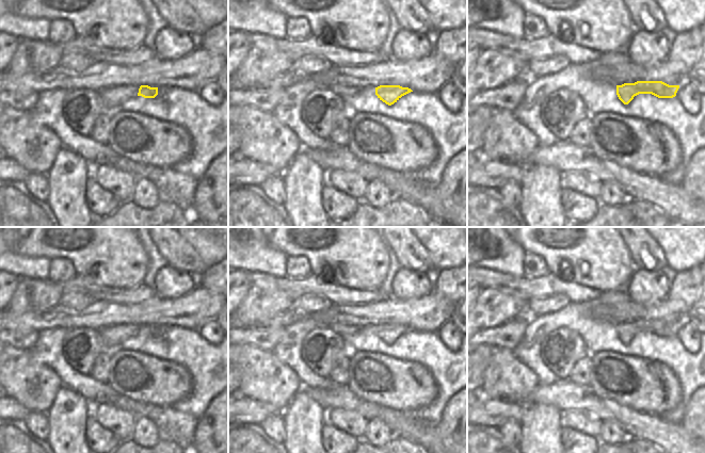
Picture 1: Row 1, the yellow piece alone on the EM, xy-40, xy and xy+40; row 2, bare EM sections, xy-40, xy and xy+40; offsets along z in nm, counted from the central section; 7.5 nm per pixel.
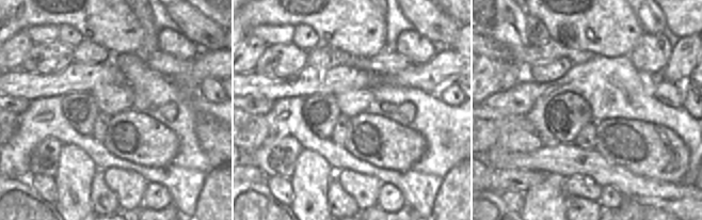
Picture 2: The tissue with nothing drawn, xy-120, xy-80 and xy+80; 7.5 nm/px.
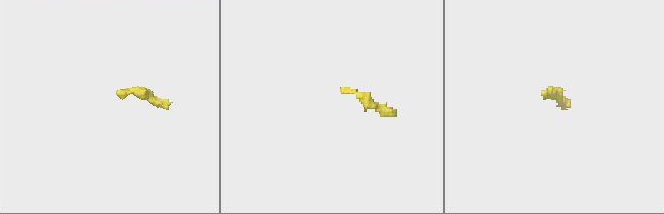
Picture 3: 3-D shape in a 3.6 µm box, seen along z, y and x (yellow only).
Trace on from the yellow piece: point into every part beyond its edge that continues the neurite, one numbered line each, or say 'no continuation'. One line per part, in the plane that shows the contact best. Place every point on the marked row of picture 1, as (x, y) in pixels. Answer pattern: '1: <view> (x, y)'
1: xy-40 (112, 97)

